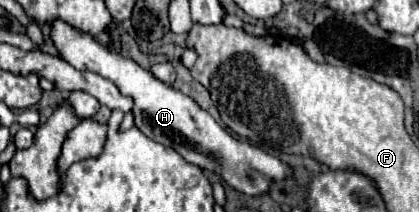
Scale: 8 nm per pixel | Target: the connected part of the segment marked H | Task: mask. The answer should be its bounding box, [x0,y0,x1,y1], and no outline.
[48,20,290,196]

